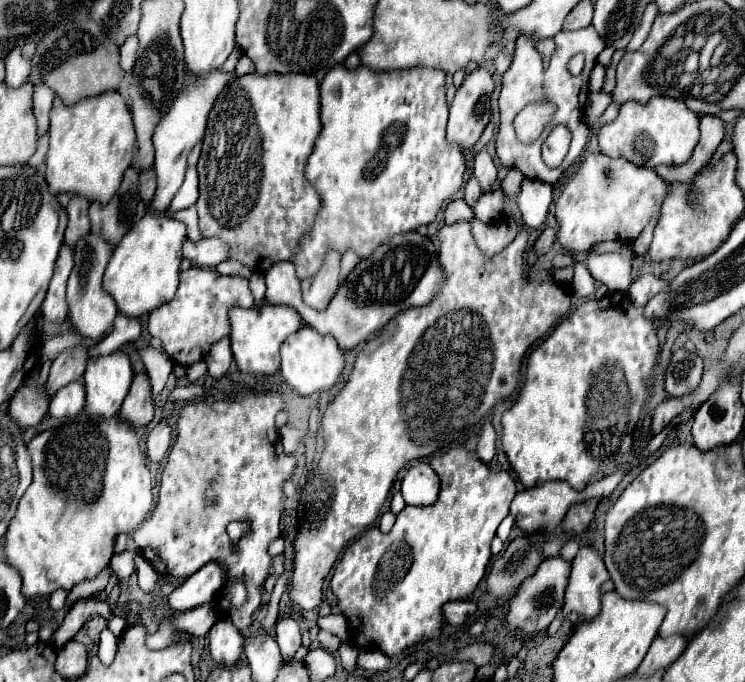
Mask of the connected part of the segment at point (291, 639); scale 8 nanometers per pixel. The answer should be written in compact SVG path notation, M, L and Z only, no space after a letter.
M291 617L279 619L279 621L275 623L275 635L277 635L275 639L277 639L277 643L279 643L279 649L281 649L283 659L291 661L293 655L295 655L295 651L297 651L299 645L301 645L301 629L299 629L297 621L291 619Z

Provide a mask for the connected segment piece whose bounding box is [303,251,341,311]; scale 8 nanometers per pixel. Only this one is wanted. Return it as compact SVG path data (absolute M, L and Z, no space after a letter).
M329 251L325 255L321 269L313 277L309 277L309 289L303 291L303 301L309 307L317 311L327 307L329 299L339 287L339 263L341 263L341 255L337 251Z

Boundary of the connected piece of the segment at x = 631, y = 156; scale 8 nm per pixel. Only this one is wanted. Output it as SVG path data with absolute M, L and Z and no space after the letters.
M653 97L641 105L635 101L625 103L613 123L601 127L599 147L607 157L623 157L639 167L681 165L689 161L699 139L699 117L685 107L683 101L671 97Z

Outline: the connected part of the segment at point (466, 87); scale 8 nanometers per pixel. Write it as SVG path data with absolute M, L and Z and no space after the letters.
M475 69L465 75L461 87L449 105L447 139L471 149L481 137L491 115L493 79L487 69Z

